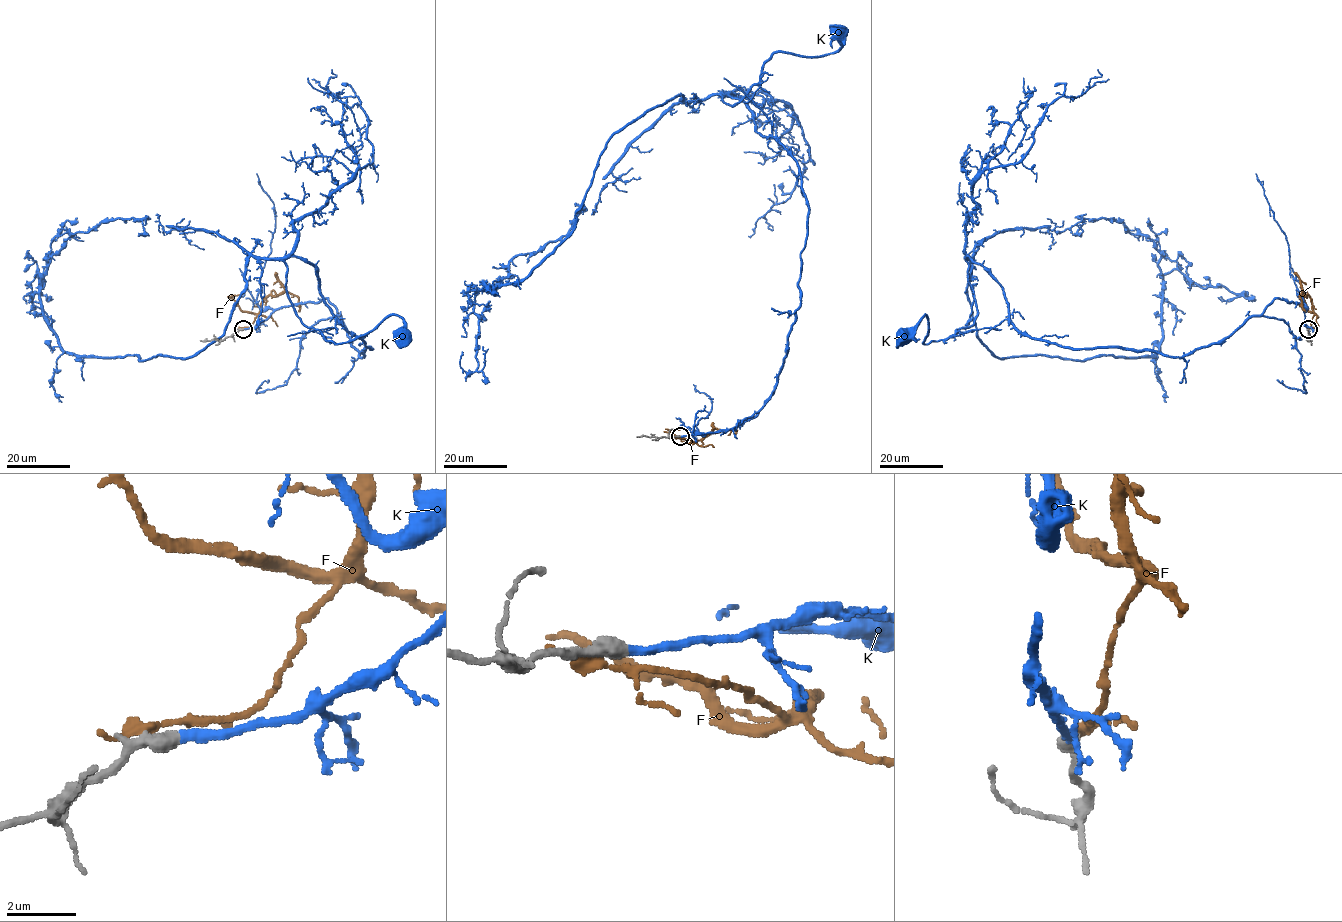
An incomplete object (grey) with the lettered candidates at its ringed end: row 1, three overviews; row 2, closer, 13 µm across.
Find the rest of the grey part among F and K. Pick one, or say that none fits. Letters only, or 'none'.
K

